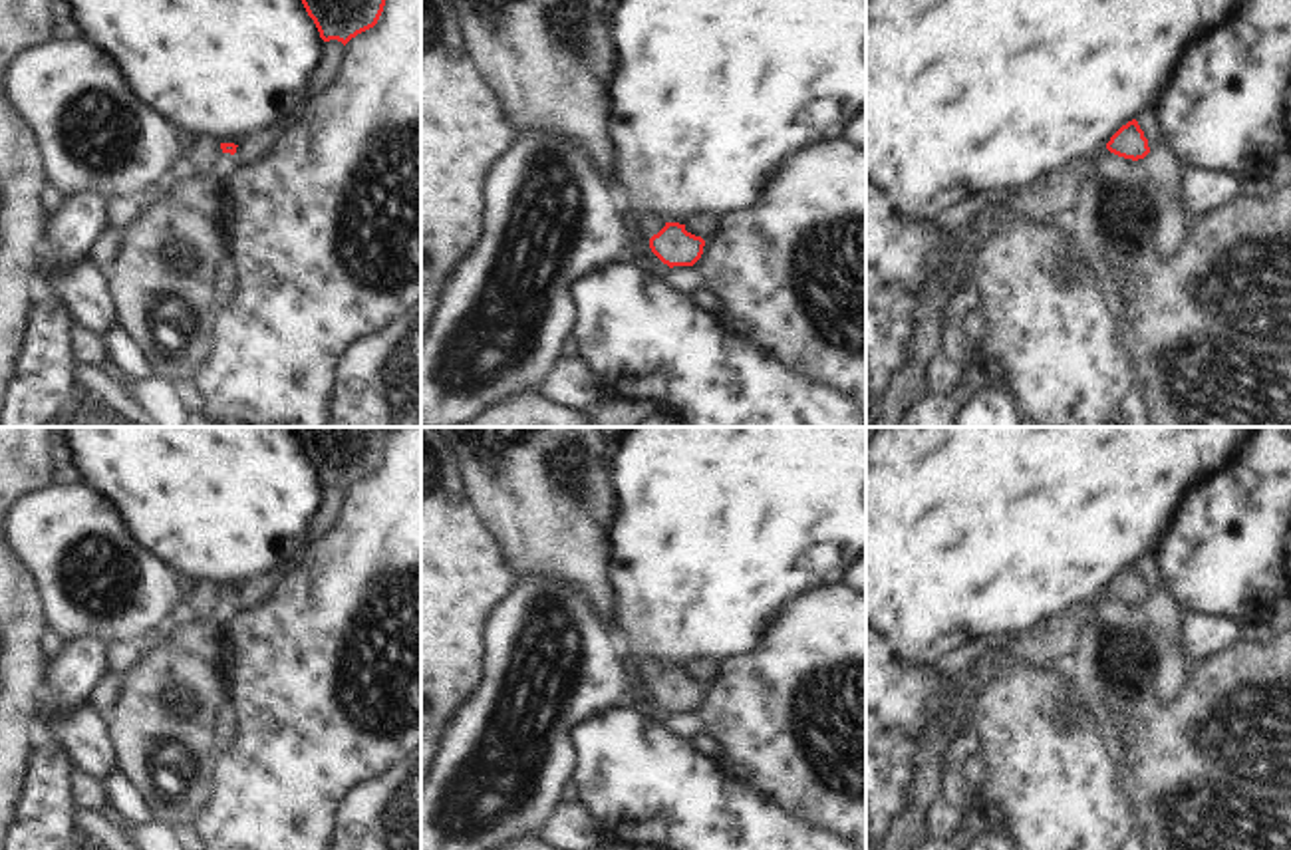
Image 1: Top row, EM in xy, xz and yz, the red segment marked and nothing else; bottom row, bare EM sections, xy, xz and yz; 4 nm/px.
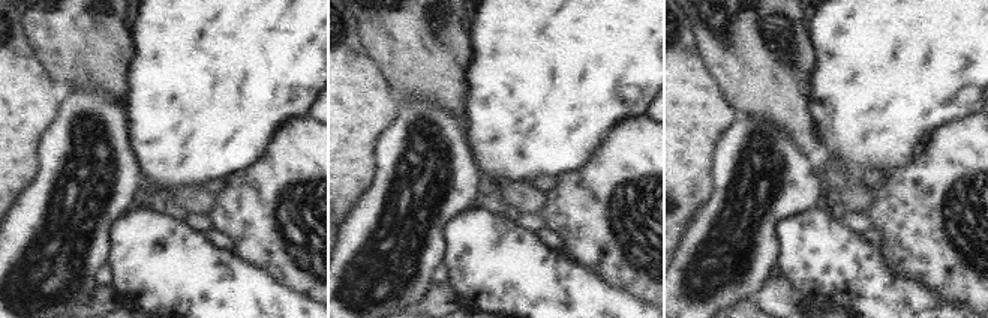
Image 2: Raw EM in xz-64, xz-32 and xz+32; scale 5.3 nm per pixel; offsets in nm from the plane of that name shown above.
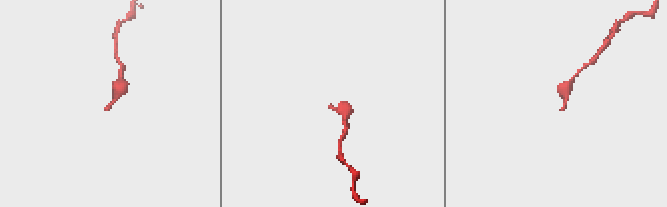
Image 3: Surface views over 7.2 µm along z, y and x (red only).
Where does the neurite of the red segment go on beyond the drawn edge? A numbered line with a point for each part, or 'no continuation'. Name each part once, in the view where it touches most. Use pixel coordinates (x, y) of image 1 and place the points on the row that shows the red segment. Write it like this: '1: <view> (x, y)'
1: xz (646, 225)

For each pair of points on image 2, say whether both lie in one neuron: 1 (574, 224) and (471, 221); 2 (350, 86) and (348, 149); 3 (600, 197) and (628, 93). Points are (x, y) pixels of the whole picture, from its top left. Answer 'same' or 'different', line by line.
1: different
2: same
3: different

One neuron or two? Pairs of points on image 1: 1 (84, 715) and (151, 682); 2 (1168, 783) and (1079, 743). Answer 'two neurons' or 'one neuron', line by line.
1: two neurons
2: two neurons

